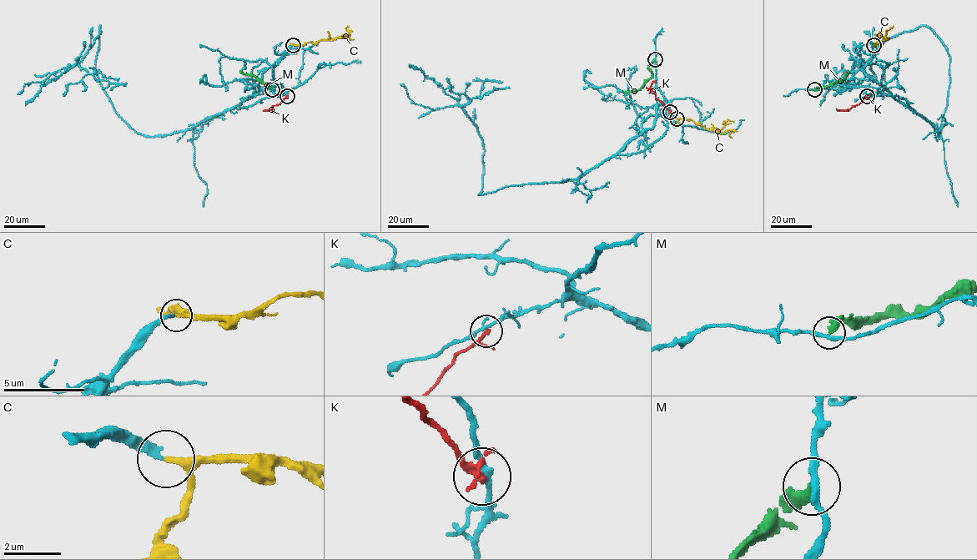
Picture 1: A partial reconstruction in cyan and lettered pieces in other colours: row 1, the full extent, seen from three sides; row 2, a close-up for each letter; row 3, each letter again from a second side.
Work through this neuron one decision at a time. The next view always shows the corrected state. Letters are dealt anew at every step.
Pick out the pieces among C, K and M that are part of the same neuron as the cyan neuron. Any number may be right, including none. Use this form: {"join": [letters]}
{"join": ["C"]}

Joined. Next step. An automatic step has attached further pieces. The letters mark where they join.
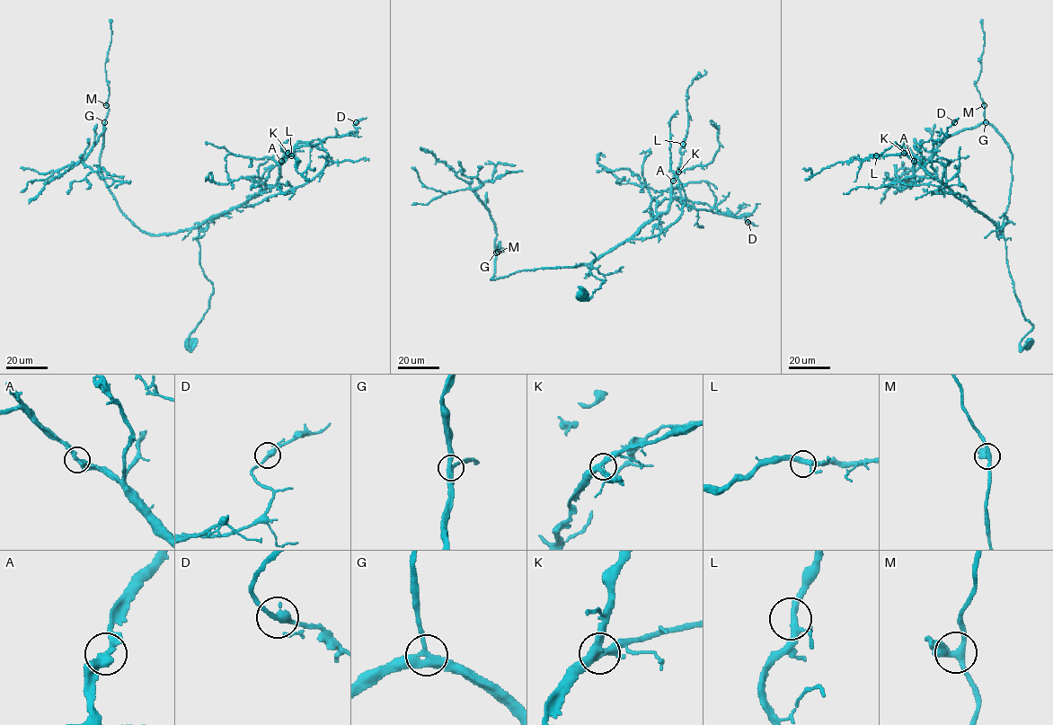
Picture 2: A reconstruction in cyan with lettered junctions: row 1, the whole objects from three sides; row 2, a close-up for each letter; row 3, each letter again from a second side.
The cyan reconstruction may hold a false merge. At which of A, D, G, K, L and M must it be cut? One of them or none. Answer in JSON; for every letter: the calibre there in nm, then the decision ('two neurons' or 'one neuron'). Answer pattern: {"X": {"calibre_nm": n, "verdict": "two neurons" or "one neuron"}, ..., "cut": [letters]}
{"A": {"calibre_nm": 380, "verdict": "one neuron"}, "D": {"calibre_nm": 320, "verdict": "one neuron"}, "G": {"calibre_nm": 320, "verdict": "one neuron"}, "K": {"calibre_nm": 360, "verdict": "one neuron"}, "L": {"calibre_nm": 280, "verdict": "one neuron"}, "M": {"calibre_nm": 320, "verdict": "one neuron"}, "cut": []}

